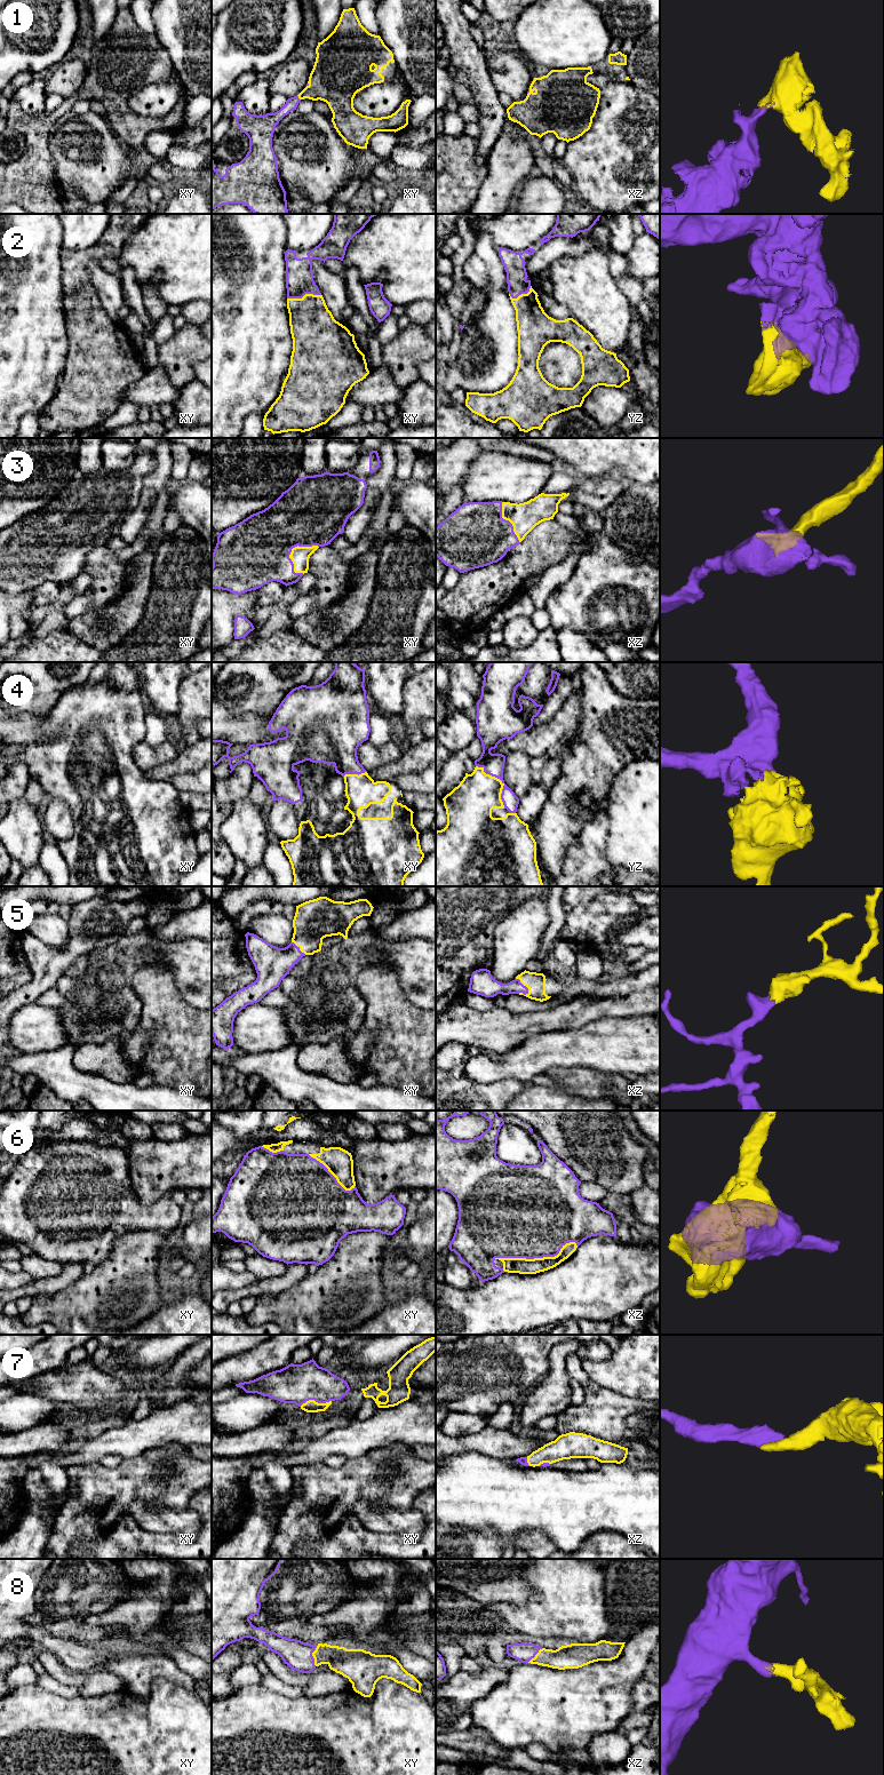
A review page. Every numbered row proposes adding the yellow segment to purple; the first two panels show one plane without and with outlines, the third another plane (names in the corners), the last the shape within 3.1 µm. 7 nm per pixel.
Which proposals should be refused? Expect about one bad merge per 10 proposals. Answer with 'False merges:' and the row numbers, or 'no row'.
False merges: no row

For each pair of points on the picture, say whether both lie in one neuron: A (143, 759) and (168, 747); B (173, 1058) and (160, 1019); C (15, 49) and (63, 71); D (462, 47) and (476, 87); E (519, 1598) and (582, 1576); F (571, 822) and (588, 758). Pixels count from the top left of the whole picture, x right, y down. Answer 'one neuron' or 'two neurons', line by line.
A: one neuron
B: one neuron
C: two neurons
D: one neuron
E: two neurons
F: one neuron

